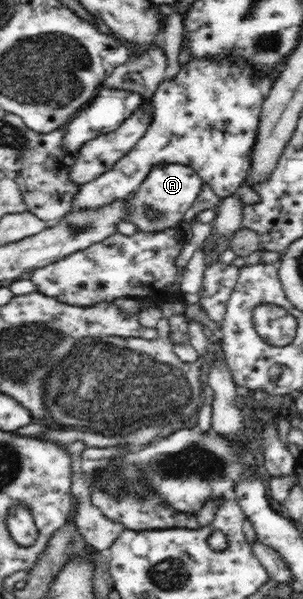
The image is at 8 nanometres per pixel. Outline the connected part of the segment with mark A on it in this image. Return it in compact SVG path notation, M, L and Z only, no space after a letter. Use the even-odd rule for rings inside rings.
M161 162L155 164L134 196L125 204L126 221L136 225L144 232L159 232L165 229L175 228L183 220L185 211L193 205L202 191L204 181L199 177L192 167L179 163ZM145 207L161 211L161 219L151 221L145 217Z

